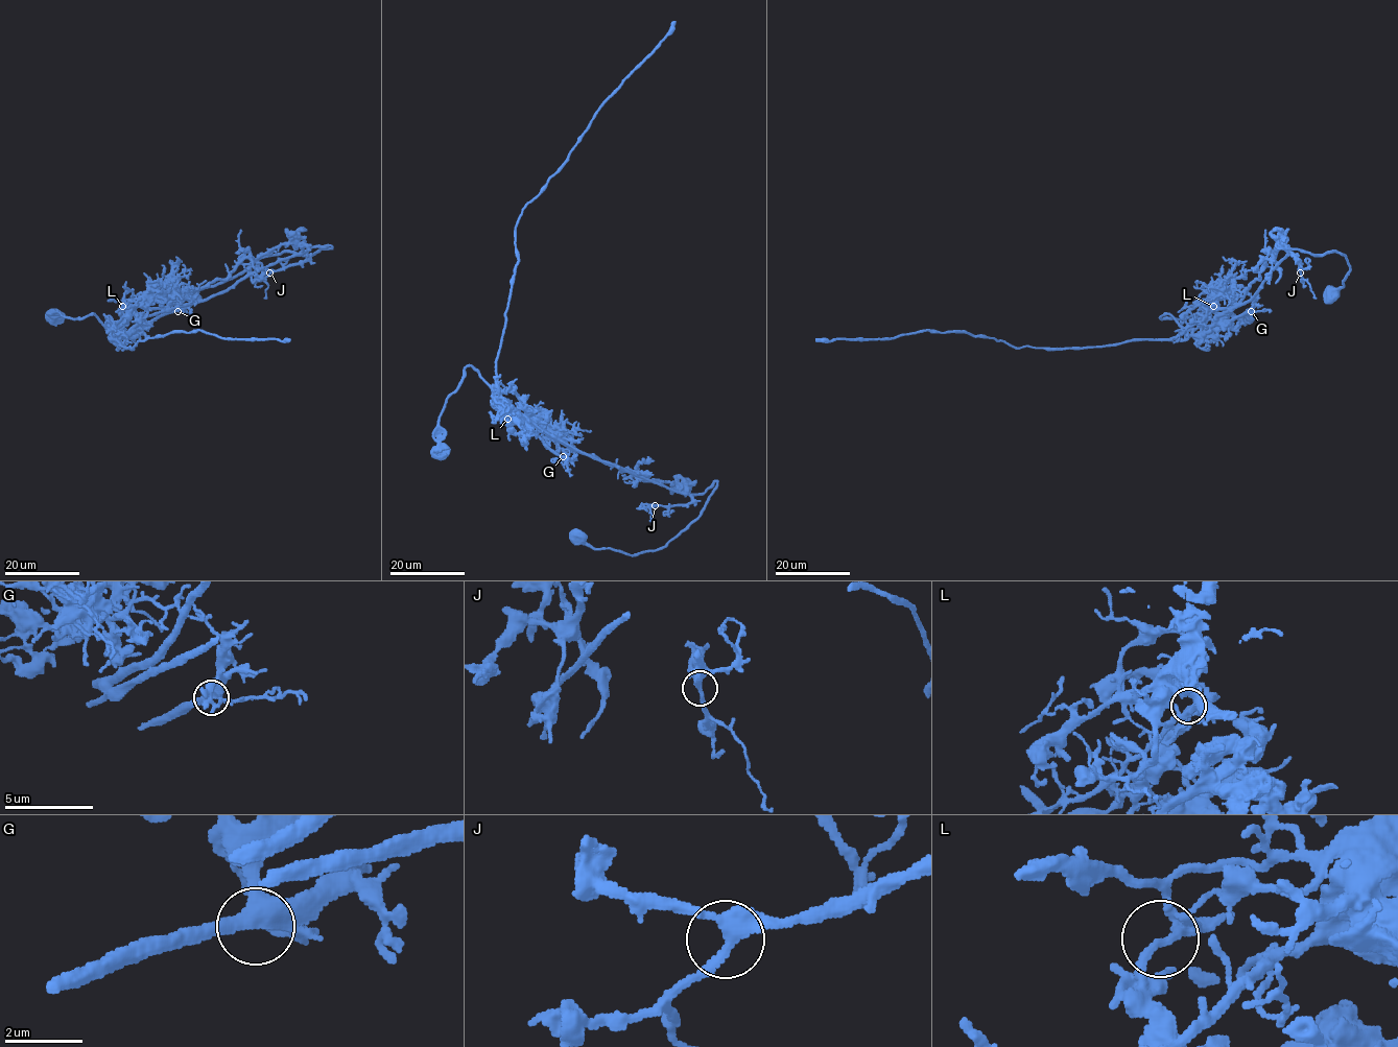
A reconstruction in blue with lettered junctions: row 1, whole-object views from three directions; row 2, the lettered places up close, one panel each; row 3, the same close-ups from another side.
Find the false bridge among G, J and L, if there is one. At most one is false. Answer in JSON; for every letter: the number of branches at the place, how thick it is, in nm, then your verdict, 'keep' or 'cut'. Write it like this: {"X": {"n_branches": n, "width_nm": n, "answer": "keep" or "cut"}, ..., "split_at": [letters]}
{"G": {"n_branches": 3, "width_nm": 400, "answer": "keep"}, "J": {"n_branches": 3, "width_nm": 300, "answer": "keep"}, "L": {"n_branches": 3, "width_nm": 140, "answer": "cut"}, "split_at": ["L"]}

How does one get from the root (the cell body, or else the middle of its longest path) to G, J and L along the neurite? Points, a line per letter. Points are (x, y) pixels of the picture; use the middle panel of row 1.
G: (578, 538), (632, 555), (662, 549), (700, 514), (717, 481), (686, 494), (573, 446), (563, 456)
J: (578, 538), (595, 549), (632, 555), (662, 549), (700, 514), (717, 481), (692, 494), (688, 504), (655, 505)
L: (578, 538), (632, 555), (662, 549), (717, 481), (678, 492), (521, 413), (507, 419)

